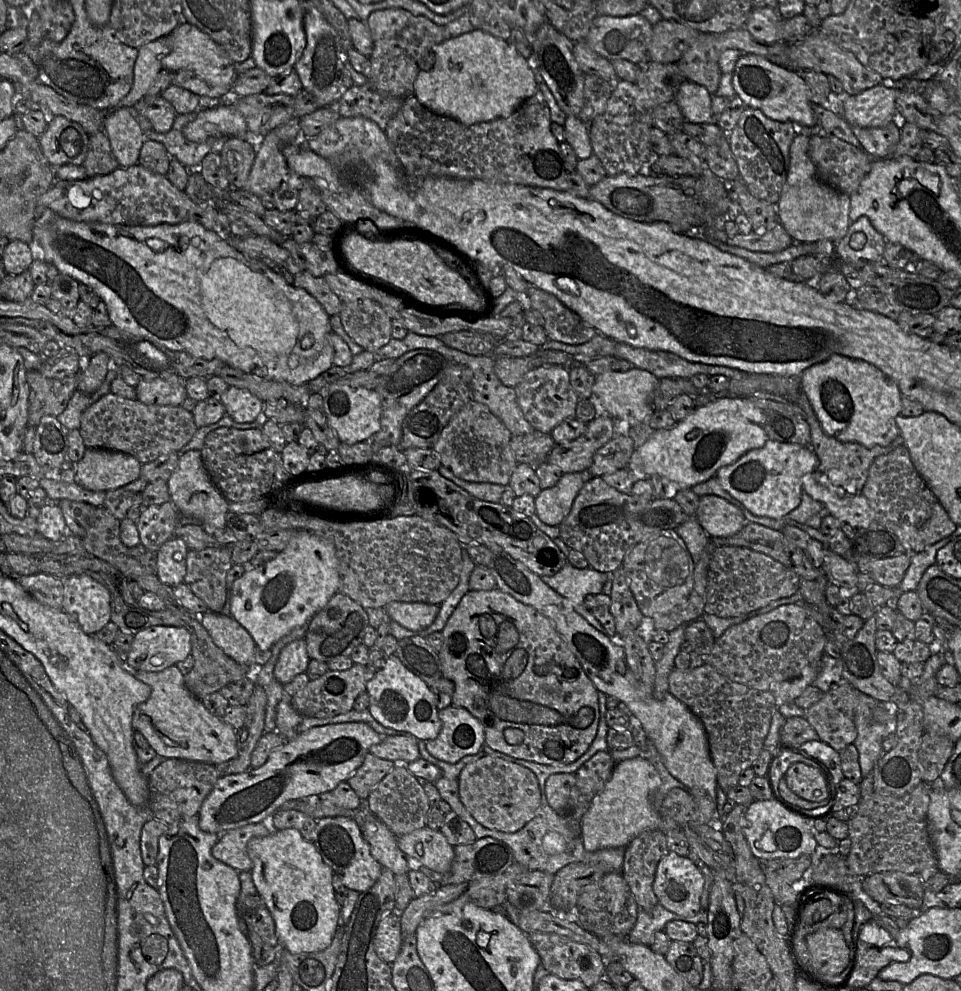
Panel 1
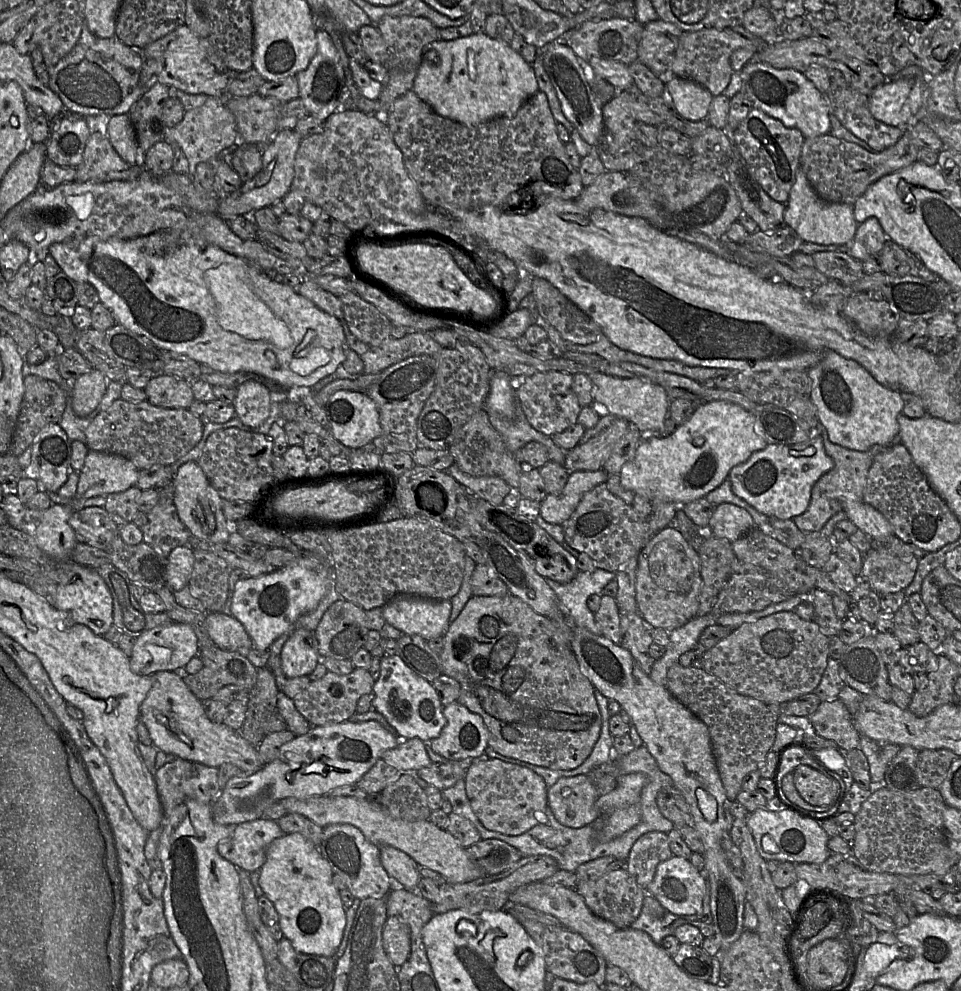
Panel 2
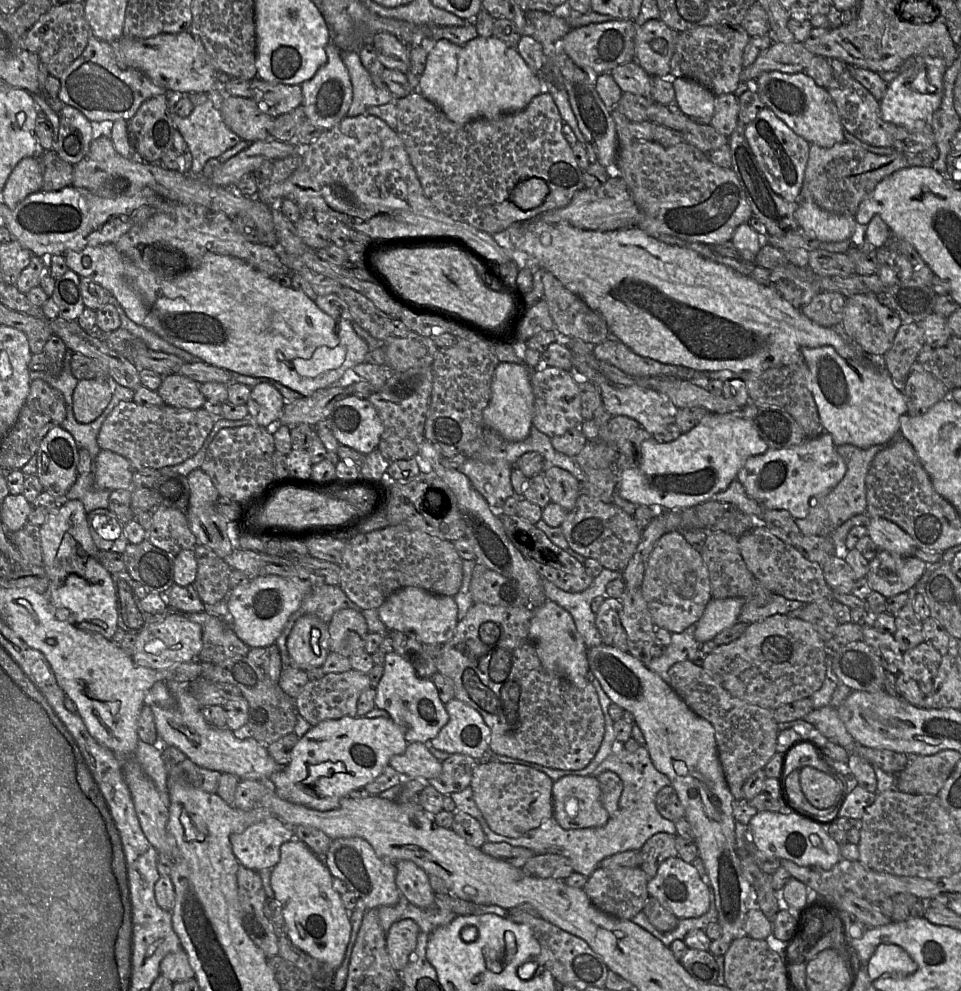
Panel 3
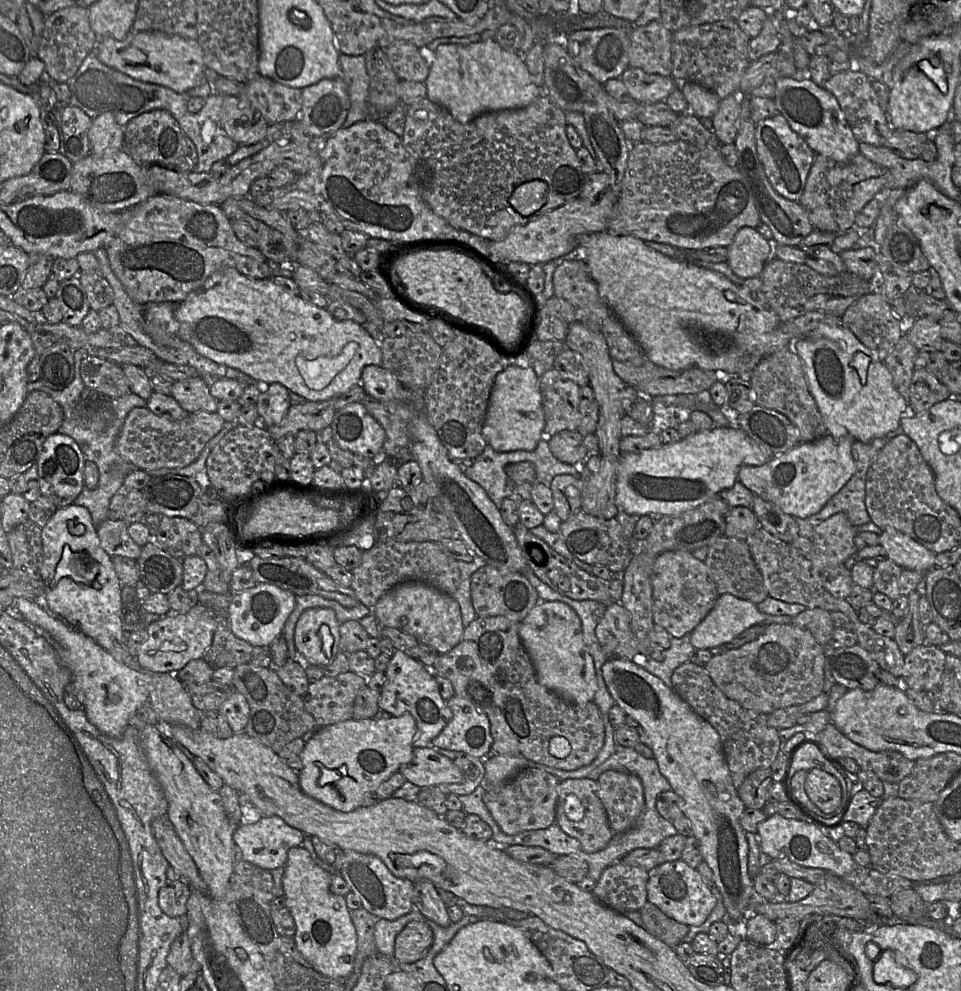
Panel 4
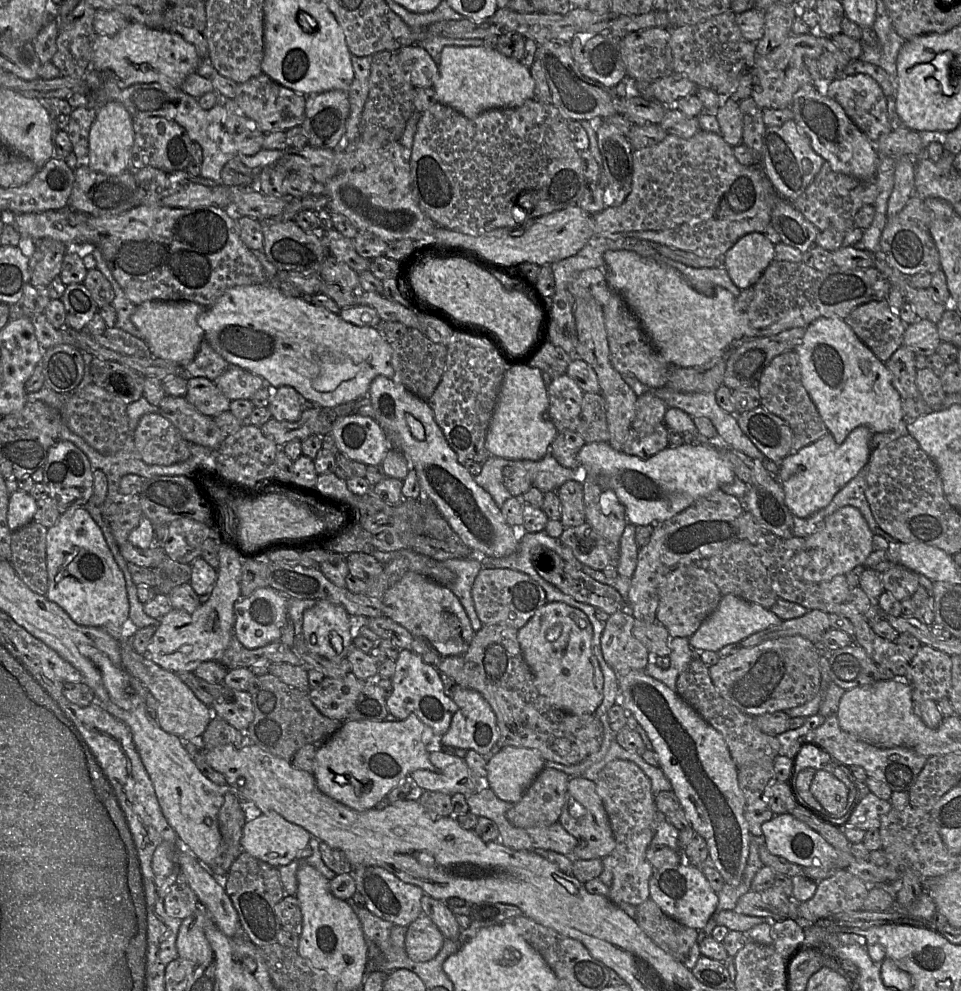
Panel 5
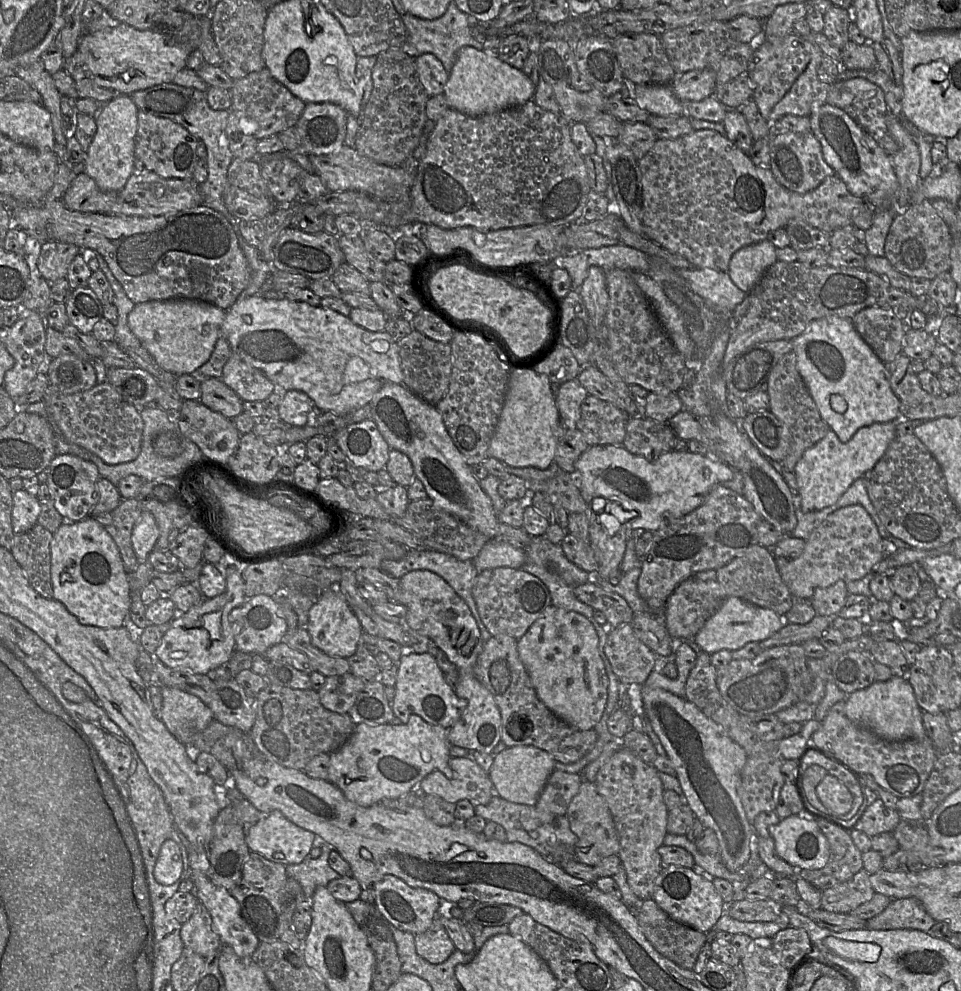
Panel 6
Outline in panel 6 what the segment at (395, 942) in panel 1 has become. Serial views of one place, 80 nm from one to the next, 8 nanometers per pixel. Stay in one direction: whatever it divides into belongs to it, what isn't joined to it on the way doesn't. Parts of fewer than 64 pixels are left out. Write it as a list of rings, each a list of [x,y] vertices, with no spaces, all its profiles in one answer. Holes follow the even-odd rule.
[[[441,916],[435,917],[427,931],[415,935],[415,948],[417,954],[431,964],[441,964],[452,955],[456,948],[442,924]]]

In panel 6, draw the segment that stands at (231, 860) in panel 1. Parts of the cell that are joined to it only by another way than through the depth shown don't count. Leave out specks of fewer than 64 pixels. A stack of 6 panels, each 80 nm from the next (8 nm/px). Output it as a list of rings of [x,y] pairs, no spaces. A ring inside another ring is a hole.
[[[279,810],[265,814],[246,830],[250,851],[285,866],[303,862],[313,848],[316,834],[305,830]]]

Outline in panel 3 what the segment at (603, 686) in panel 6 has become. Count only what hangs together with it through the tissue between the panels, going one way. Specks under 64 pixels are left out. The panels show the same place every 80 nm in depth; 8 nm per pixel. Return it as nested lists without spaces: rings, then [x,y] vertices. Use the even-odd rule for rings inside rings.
[[[544,601],[533,608],[529,634],[544,668],[558,674],[578,688],[589,683],[587,646],[578,632],[571,614],[553,601]]]

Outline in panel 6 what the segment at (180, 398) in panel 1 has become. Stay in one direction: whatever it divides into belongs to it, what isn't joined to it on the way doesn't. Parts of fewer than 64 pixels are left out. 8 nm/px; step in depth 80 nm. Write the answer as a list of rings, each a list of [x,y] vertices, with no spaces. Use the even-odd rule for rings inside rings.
[[[207,378],[201,382],[199,401],[228,419],[233,419],[243,413],[244,401],[220,378]]]

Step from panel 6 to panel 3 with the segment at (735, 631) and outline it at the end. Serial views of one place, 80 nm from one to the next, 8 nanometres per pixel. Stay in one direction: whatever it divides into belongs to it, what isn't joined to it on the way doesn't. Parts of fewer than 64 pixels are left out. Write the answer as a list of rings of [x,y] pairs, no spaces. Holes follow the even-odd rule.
[[[742,598],[712,599],[696,624],[696,641],[700,644],[711,641],[720,632],[735,625],[746,602]]]

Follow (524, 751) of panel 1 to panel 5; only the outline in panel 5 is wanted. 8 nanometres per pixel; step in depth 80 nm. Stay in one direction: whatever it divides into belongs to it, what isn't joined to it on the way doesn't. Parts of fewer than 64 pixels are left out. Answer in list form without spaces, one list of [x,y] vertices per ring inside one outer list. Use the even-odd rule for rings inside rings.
[[[497,624],[483,625],[478,631],[474,633],[472,641],[466,653],[457,656],[441,657],[440,660],[437,662],[436,668],[440,673],[444,673],[450,678],[452,678],[457,685],[479,692],[490,704],[492,710],[496,715],[497,727],[499,731],[499,738],[496,745],[500,748],[522,747],[532,749],[534,751],[538,751],[545,761],[555,762],[565,766],[572,766],[584,761],[587,757],[597,752],[601,746],[603,740],[603,726],[595,714],[575,715],[567,713],[565,711],[553,707],[541,696],[537,687],[535,686],[532,672],[522,655],[522,651],[518,641],[518,630],[512,627]]]

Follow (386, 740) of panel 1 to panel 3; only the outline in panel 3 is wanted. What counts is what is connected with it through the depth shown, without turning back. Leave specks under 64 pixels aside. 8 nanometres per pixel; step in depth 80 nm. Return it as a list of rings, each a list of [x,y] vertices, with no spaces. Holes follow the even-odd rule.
[[[421,742],[408,743],[405,752],[393,756],[389,765],[402,776],[407,772],[413,777],[425,778],[425,780],[437,777],[442,771],[442,762]]]

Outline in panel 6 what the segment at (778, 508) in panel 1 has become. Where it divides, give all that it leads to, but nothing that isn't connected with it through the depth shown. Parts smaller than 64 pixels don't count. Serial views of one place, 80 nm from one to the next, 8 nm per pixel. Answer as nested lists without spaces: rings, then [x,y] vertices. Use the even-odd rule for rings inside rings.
[[[902,416],[893,422],[862,427],[846,443],[842,443],[835,432],[829,430],[820,441],[807,449],[793,471],[800,495],[801,510],[818,511],[835,504],[851,484],[864,477],[884,455],[889,444],[896,438],[896,426],[901,421]]]

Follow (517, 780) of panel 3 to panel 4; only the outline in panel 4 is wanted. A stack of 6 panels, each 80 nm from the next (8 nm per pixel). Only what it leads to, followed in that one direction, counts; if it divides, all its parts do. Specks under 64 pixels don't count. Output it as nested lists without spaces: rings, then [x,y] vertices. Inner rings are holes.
[[[527,767],[500,787],[484,786],[483,801],[498,827],[507,835],[545,829],[555,823],[560,781],[545,771]]]

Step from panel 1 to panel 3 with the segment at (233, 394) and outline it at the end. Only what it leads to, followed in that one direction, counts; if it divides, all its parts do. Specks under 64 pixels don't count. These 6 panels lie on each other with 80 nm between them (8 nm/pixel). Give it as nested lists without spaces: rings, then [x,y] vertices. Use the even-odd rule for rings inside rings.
[[[268,383],[253,386],[246,403],[248,416],[255,424],[262,427],[277,425],[284,405],[283,395],[276,387]]]

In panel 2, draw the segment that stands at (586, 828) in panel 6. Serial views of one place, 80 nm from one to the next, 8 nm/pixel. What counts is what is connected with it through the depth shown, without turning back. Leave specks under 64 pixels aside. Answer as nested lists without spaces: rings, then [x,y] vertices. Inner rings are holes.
[[[589,775],[561,777],[548,789],[548,806],[560,824],[570,828],[581,828],[599,824],[599,821],[603,820],[603,813],[598,807],[599,796]]]

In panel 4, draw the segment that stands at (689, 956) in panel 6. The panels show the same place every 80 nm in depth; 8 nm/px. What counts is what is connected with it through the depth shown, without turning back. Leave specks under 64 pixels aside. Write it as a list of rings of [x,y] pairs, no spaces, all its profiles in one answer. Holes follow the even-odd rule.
[[[647,901],[639,910],[644,928],[654,937],[675,948],[683,942],[689,926],[667,916],[653,903]]]

